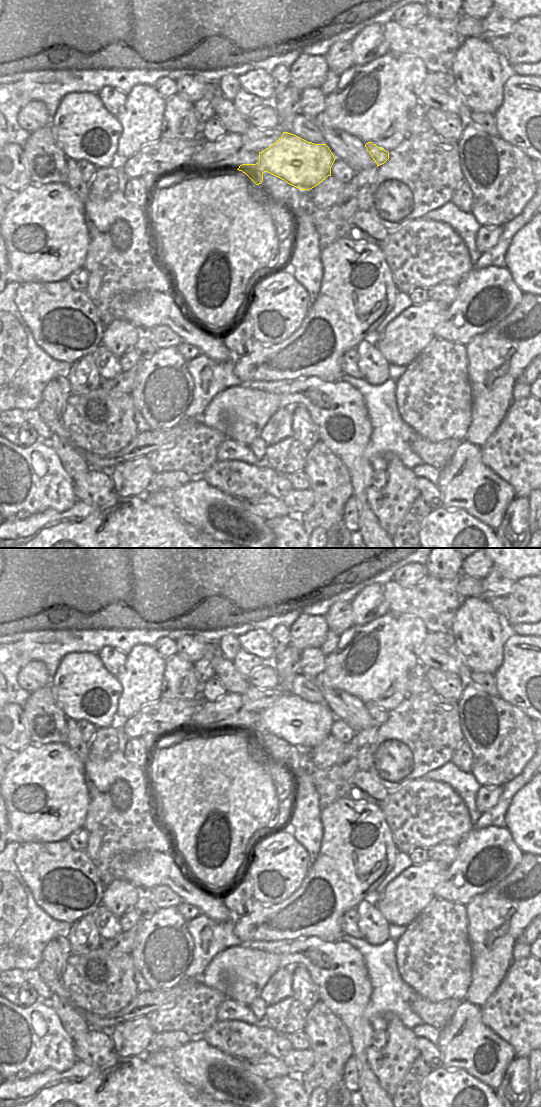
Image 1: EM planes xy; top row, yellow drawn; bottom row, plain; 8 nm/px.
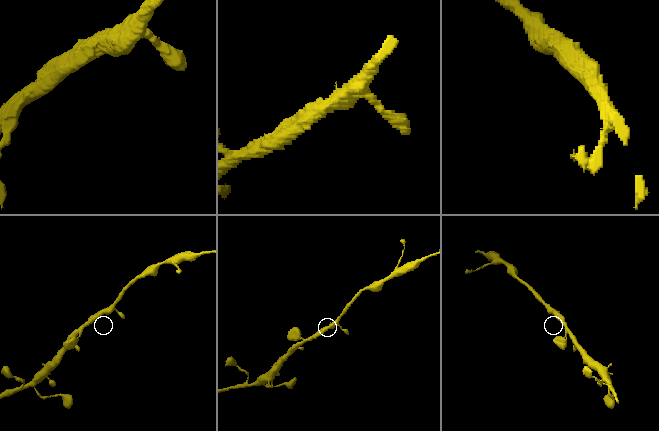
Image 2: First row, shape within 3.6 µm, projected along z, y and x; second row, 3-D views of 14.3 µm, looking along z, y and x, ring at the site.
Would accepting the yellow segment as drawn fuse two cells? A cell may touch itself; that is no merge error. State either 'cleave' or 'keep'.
keep

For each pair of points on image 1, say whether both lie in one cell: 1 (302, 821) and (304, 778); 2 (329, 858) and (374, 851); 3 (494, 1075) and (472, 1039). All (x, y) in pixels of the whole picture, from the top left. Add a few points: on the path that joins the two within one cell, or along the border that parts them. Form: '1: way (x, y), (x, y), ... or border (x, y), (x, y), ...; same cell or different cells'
1: way (304, 810), (304, 789); same cell
2: way (340, 866), (354, 866), (363, 857); same cell
3: way (482, 1075), (473, 1067), (472, 1051); same cell

